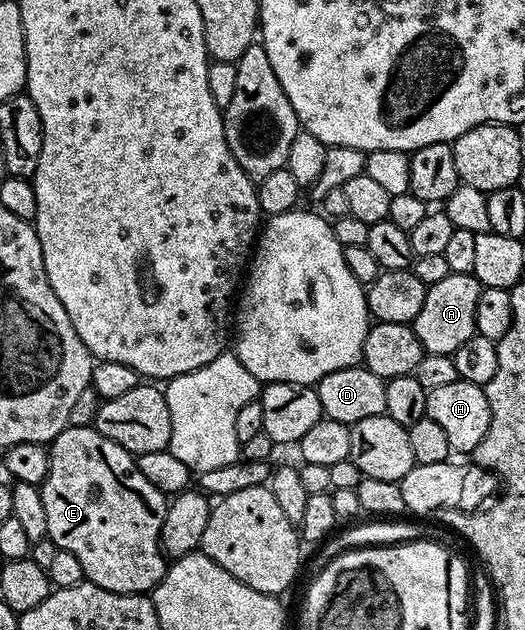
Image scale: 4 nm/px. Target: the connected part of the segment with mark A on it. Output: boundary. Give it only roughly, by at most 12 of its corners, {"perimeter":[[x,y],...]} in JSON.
{"perimeter":[[473,273],[428,287],[410,323],[425,352],[453,355],[476,333]]}

